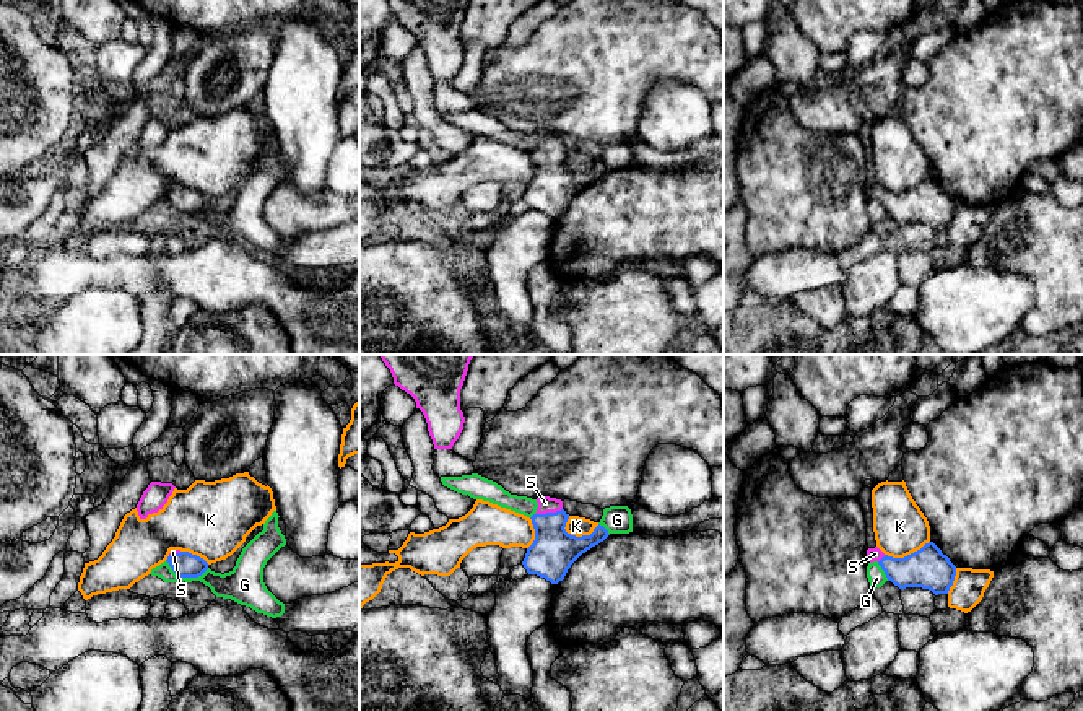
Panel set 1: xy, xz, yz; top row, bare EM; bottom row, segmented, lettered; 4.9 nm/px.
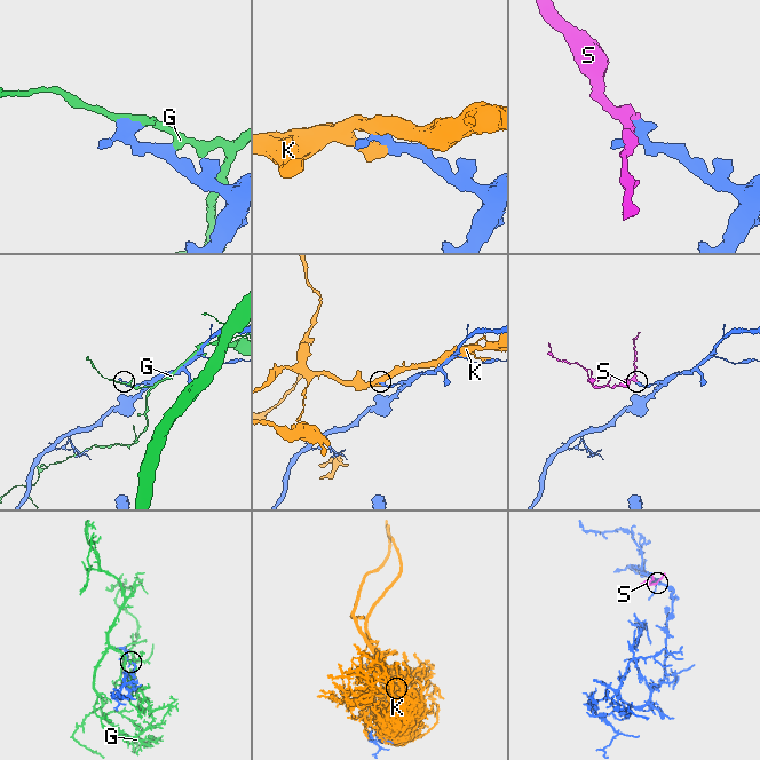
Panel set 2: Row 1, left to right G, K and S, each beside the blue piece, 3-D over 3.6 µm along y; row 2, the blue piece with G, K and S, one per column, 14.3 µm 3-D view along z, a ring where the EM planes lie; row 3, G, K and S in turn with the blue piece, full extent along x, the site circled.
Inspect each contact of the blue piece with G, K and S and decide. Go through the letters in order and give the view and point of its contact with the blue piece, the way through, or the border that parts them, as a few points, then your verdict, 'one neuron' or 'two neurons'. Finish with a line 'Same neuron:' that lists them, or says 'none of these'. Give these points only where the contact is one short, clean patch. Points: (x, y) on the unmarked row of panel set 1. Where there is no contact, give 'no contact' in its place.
G: meets blue in xy at (186, 212); two neurons
K: meets blue in xz at (582, 171); two neurons
S: meets blue in xz at (548, 148); runs through xz (553, 186), (548, 148), (545, 139); one neuron
Same neuron: S

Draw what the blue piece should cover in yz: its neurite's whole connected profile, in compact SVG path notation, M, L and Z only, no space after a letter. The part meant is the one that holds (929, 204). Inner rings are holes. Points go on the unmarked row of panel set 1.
M933 177L904 194L888 192L878 182L868 184L867 192L870 198L876 197L888 216L899 225L922 223L935 231L948 229L956 212L956 202Z

